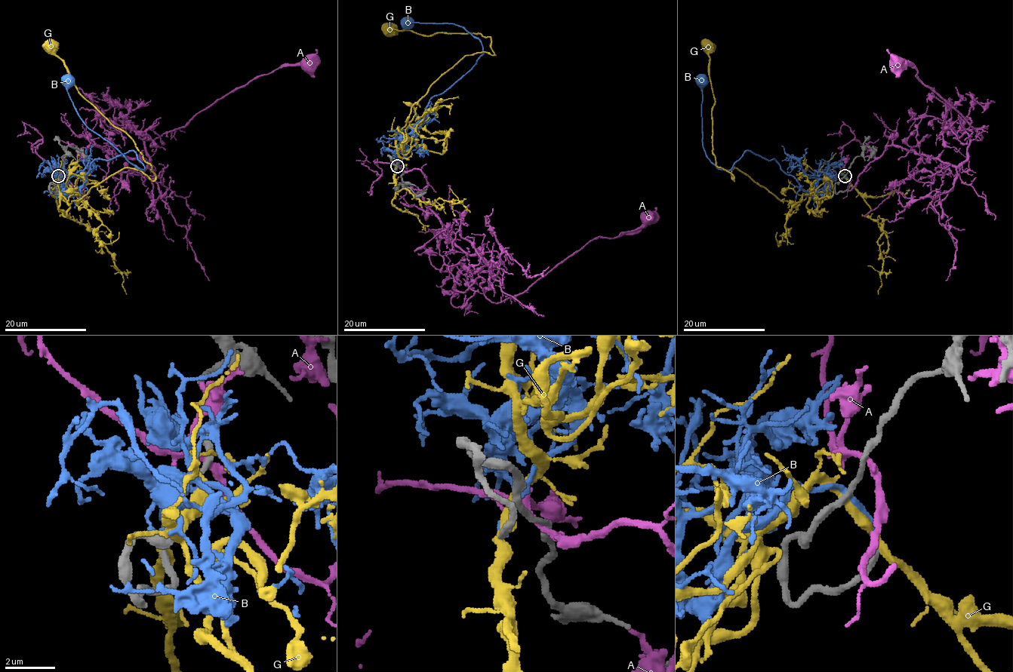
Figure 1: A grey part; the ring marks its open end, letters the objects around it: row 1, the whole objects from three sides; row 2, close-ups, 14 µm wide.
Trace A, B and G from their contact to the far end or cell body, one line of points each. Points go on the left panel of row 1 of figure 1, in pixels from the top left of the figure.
A: (62, 170), (81, 190), (90, 145), (149, 165), (145, 139), (183, 127), (260, 75), (309, 64)
B: (58, 176), (67, 177), (65, 194), (93, 160), (132, 150), (144, 167), (84, 122), (67, 92), (70, 74)
G: (57, 176), (61, 174), (57, 190), (69, 204), (125, 167), (155, 179), (136, 144), (78, 92), (50, 46)

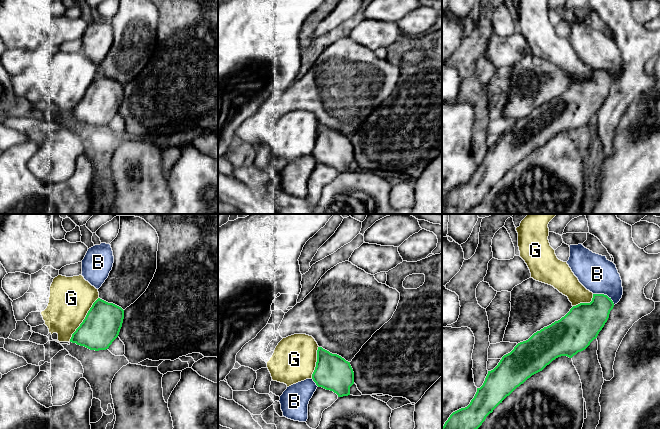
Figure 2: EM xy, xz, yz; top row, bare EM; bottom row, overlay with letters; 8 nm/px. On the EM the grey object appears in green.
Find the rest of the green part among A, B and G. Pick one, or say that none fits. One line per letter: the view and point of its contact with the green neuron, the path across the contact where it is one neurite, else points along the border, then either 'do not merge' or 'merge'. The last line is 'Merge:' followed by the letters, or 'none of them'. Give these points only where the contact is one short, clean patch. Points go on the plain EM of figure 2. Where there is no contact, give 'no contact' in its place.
A: no contact; do not merge
B: contact yz (603, 70); way yz (586, 96), (601, 81), (603, 70), (603, 56), (597, 50); merge
G: contact xy (84, 95); do not merge
Merge: B

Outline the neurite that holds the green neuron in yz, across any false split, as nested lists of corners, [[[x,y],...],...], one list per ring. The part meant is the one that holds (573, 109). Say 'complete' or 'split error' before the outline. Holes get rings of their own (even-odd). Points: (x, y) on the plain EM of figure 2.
split error | [[[582,20],[569,23],[570,33],[567,40],[579,58],[593,69],[592,77],[573,82],[560,96],[537,107],[528,116],[518,119],[510,129],[504,131],[498,141],[488,147],[483,161],[477,164],[470,180],[450,191],[442,203],[442,214],[465,214],[477,206],[486,193],[528,154],[542,147],[558,133],[572,134],[597,114],[609,94],[610,87],[622,74],[622,56],[616,41],[606,32],[593,29]]]

